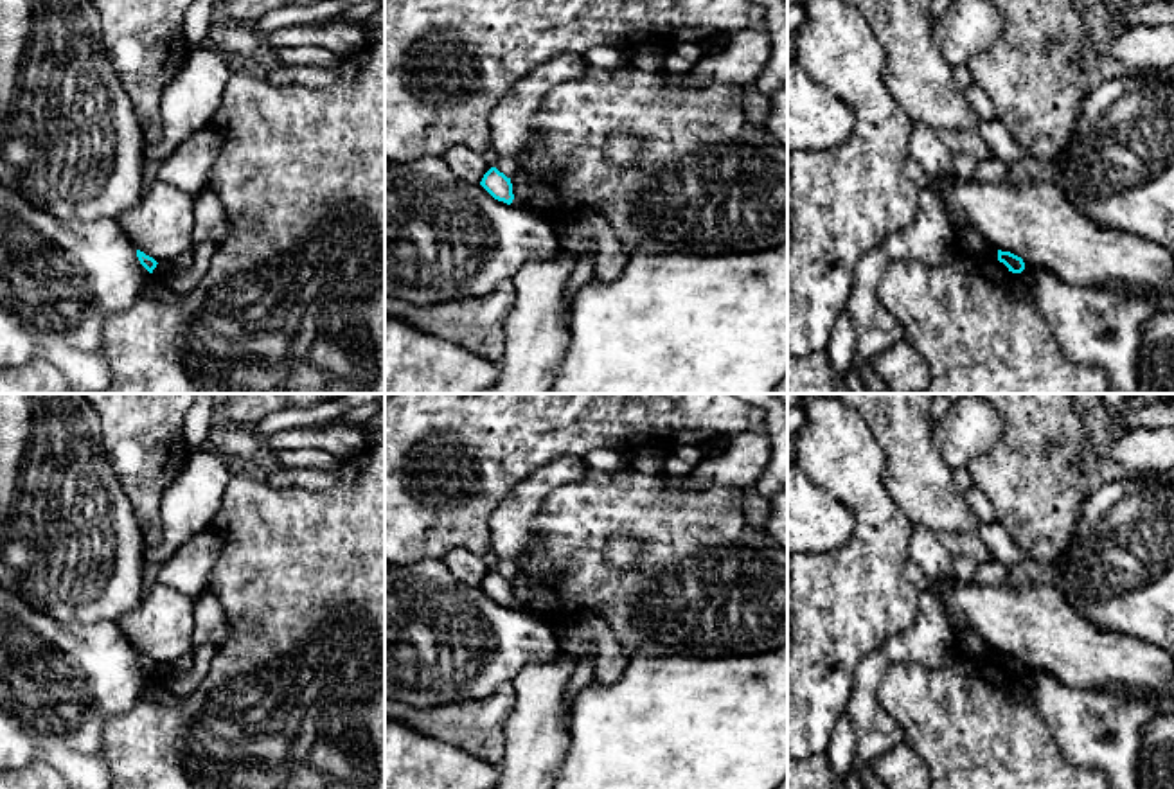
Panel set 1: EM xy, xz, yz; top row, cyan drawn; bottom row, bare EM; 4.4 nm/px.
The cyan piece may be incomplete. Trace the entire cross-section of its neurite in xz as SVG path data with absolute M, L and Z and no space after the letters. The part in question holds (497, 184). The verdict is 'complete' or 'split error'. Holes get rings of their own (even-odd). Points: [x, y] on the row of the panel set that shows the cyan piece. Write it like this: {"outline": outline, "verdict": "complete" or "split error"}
{"outline": "M491 167L484 174L480 185L498 201L511 205L514 199L511 178L507 178L496 167Z", "verdict": "complete"}

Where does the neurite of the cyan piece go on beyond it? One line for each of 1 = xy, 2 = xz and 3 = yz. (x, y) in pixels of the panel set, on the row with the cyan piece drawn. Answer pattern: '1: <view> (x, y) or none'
1: none
2: none
3: none

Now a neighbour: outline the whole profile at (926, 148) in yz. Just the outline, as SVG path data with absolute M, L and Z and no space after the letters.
M913 124L908 155L922 167L926 178L940 198L942 189L938 182L953 174L955 155L946 147L938 133L928 124Z

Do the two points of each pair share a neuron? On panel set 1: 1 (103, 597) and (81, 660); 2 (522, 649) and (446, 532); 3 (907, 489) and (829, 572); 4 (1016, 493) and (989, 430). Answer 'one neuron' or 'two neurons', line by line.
1: two neurons
2: two neurons
3: two neurons
4: two neurons

